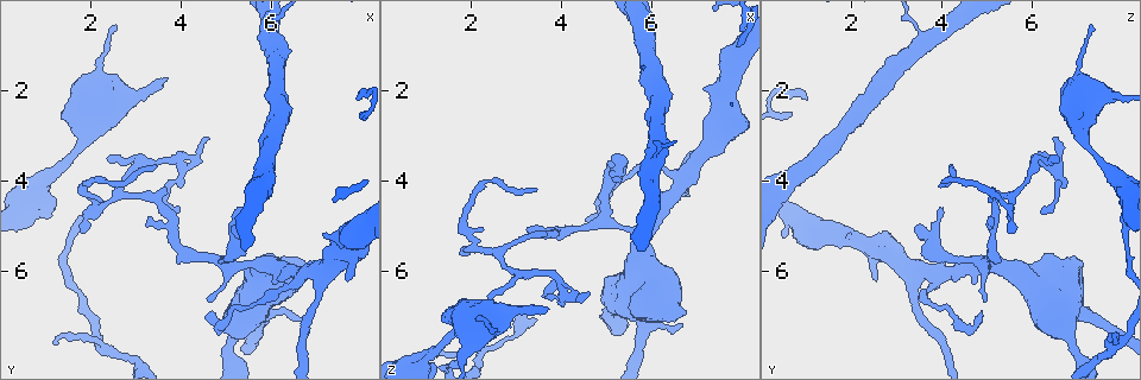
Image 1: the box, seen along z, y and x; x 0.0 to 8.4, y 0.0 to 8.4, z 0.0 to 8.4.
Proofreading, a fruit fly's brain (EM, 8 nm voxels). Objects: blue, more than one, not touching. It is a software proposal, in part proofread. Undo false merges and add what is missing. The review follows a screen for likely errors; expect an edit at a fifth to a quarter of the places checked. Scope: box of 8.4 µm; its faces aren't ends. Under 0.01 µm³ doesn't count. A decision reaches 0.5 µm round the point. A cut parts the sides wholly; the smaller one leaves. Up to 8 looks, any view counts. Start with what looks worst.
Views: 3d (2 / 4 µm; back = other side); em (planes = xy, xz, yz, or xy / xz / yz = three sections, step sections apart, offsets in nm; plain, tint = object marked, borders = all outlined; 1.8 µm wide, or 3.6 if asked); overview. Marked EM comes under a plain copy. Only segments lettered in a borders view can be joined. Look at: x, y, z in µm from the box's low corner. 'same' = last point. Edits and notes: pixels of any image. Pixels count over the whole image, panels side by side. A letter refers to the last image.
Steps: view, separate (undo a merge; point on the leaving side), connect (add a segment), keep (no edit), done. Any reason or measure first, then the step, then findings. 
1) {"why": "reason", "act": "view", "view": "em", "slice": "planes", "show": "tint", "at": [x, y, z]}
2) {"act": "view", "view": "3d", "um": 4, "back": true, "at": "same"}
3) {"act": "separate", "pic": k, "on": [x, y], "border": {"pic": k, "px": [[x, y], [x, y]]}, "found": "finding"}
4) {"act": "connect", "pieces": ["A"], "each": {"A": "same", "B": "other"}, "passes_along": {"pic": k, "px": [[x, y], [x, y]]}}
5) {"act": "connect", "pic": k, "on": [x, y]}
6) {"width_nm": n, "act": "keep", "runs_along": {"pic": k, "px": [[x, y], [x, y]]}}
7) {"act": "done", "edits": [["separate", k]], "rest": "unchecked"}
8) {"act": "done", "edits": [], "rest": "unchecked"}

{"why": "branch stops here", "act": "view", "view": "em", "slice": "planes", "show": "borders", "at": [3.75, 1.80, 6.90]}

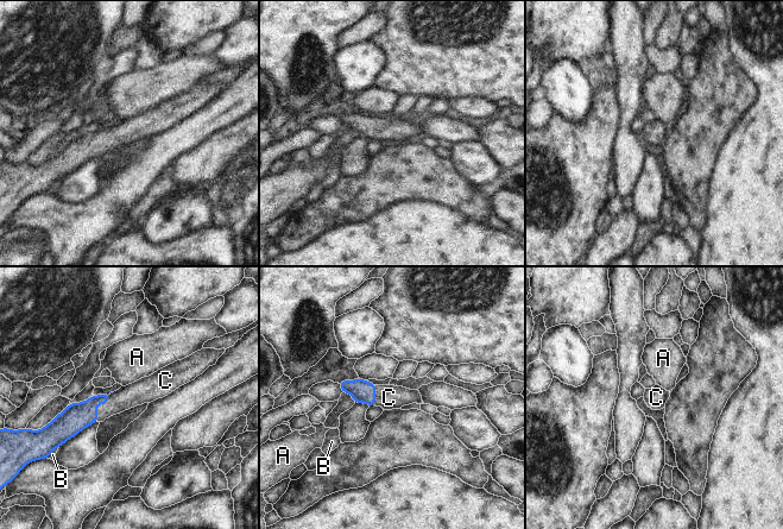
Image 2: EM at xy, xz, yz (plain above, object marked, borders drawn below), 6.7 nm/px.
{"act": "connect", "pieces": ["C"], "each": {"A": "other", "B": "other", "C": "same"}, "passes_along": {"pic": 2, "px": [[75, 417], [98, 402], [132, 395]]}, "found": "it goes on there"}

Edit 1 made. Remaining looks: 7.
{"why": "a narrow waist", "act": "view", "view": "3d", "um": 2, "at": [5.00, 5.70, 4.45]}

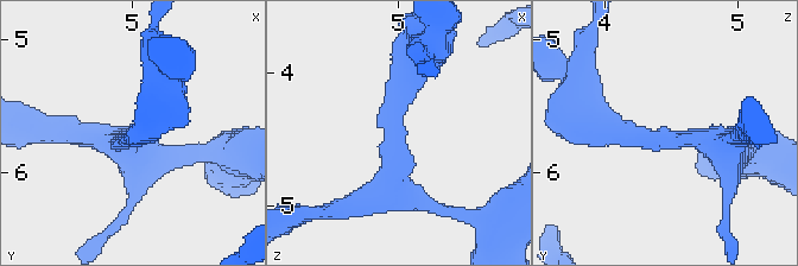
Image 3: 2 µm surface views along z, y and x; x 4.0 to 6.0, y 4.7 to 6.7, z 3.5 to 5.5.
{"act": "view", "view": "em", "slice": "xz", "step": 16, "show": "tint", "at": [4.96, 5.74, 4.48]}

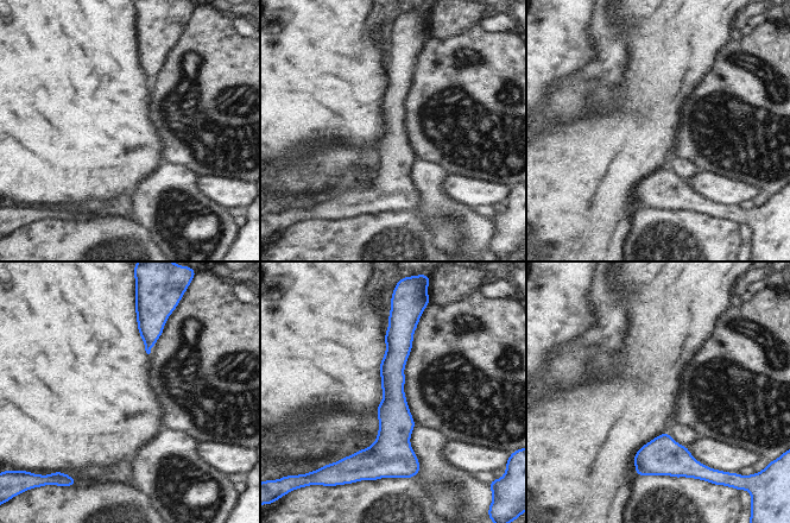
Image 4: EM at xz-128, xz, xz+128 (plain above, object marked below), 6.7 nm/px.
{"act": "view", "view": "em", "slice": "planes", "show": "borders", "at": "same"}

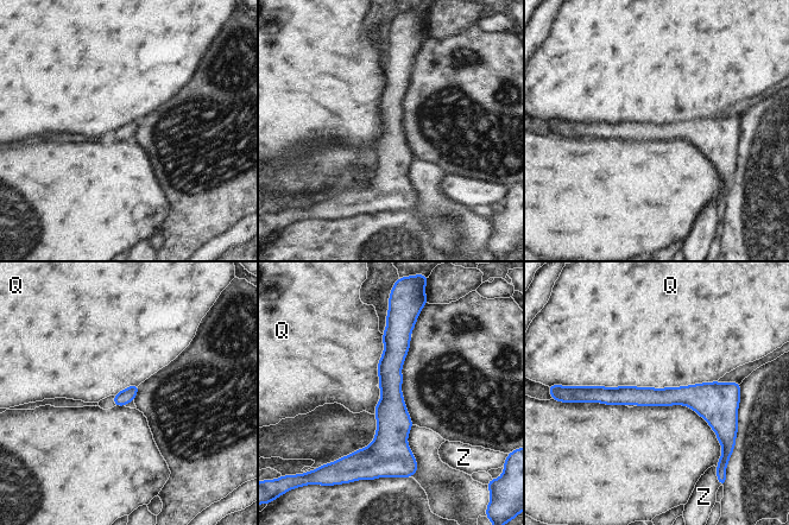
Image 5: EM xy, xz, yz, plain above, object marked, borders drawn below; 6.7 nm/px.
{"act": "keep", "each": {"Q": "other", "Z": "other"}, "border": {"pic": 5, "px": [[717, 380], [664, 387], [575, 386]]}, "found": "continuous, no second cell"}

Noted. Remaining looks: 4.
{"why": "free end", "act": "view", "view": "3d", "um": 4, "at": [2.55, 0.55, 7.20]}

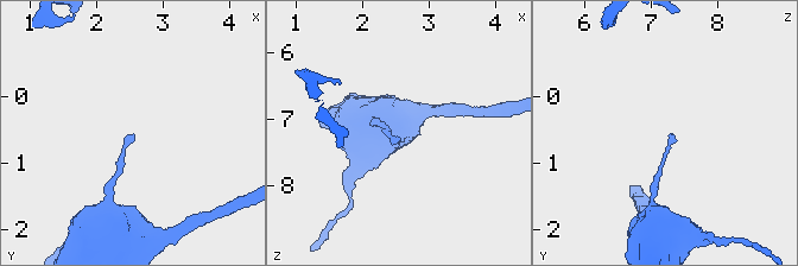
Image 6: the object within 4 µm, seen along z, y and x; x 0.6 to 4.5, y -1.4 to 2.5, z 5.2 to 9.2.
{"act": "view", "view": "em", "slice": "xz", "step": 16, "show": "borders", "at": [2.60, 0.55, 7.30]}

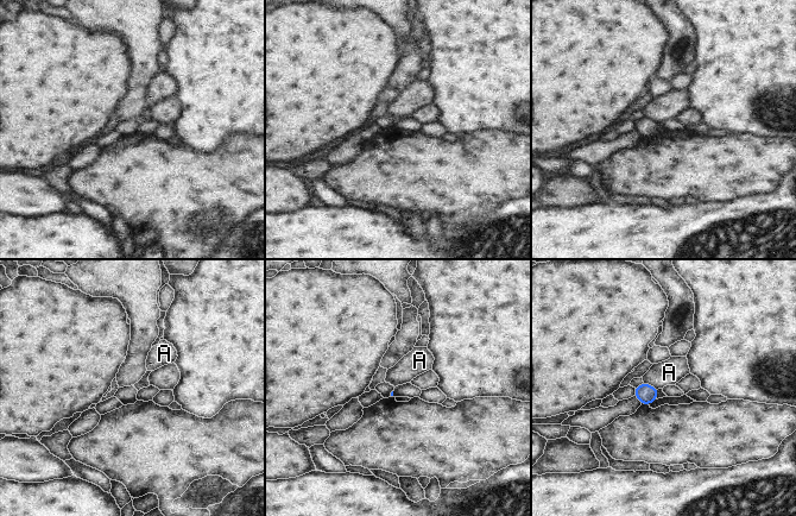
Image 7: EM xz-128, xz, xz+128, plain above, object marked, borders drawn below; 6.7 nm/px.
{"act": "keep", "each": {"A": "other"}, "border": {"pic": 7, "px": [[644, 382], [657, 389]]}, "found": "no lettered segment goes on from it"}

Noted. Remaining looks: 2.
{"act": "done", "edits": [["connect", 2]], "rest": "unchecked"}

